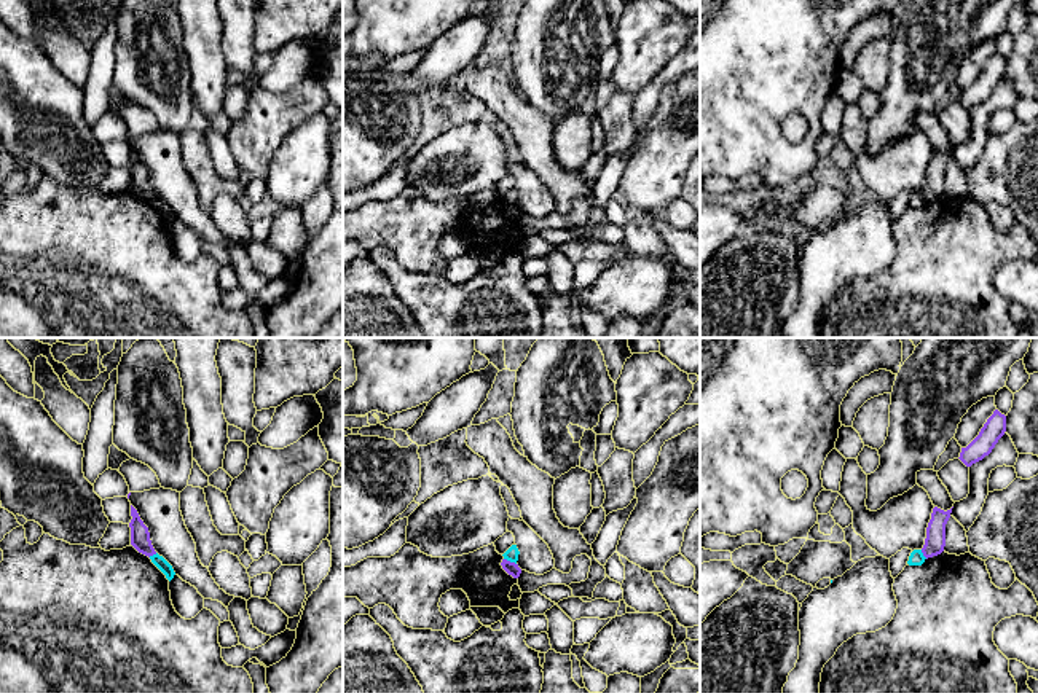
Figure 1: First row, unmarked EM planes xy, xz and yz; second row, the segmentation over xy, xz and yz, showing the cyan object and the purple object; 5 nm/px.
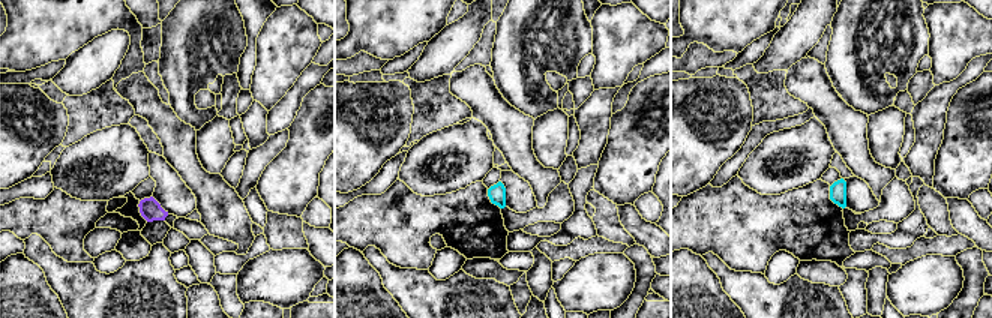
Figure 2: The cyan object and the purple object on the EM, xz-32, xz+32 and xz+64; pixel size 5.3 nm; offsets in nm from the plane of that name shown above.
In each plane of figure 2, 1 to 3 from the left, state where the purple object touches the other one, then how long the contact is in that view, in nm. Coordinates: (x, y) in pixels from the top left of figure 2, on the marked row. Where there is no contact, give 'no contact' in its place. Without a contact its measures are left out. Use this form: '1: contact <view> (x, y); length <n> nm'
1: no contact
2: no contact
3: no contact

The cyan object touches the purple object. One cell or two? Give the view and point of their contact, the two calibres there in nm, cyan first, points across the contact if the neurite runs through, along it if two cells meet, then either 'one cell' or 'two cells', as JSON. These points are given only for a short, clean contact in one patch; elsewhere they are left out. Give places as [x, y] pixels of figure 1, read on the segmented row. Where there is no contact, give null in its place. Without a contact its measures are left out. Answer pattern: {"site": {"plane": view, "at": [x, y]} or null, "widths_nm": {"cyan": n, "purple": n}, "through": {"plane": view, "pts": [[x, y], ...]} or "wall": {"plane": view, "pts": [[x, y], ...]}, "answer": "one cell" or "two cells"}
{"site": {"plane": "xz", "at": [511, 561]}, "widths_nm": {"cyan": 70, "purple": 70}, "wall": {"plane": "xz", "pts": [[504, 558], [515, 564]]}, "answer": "two cells"}

